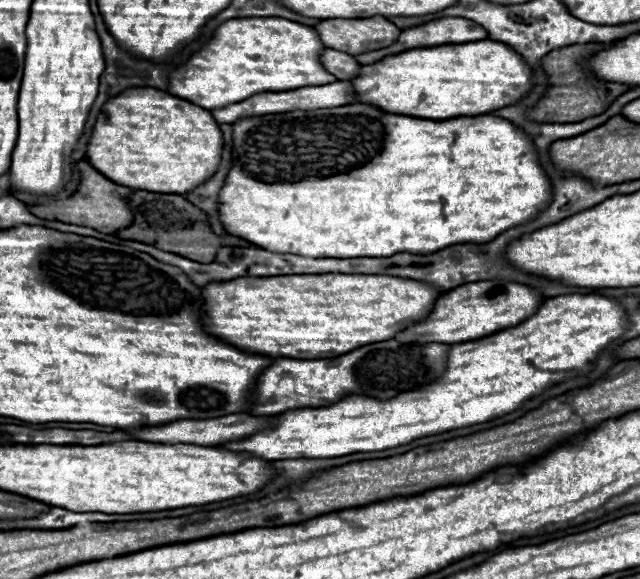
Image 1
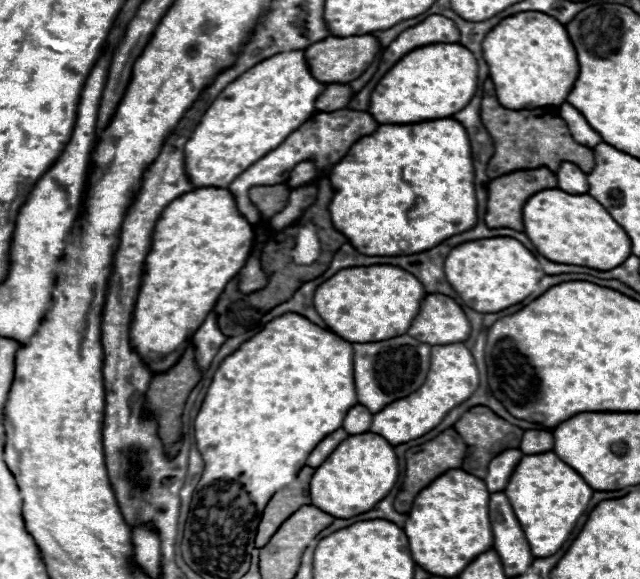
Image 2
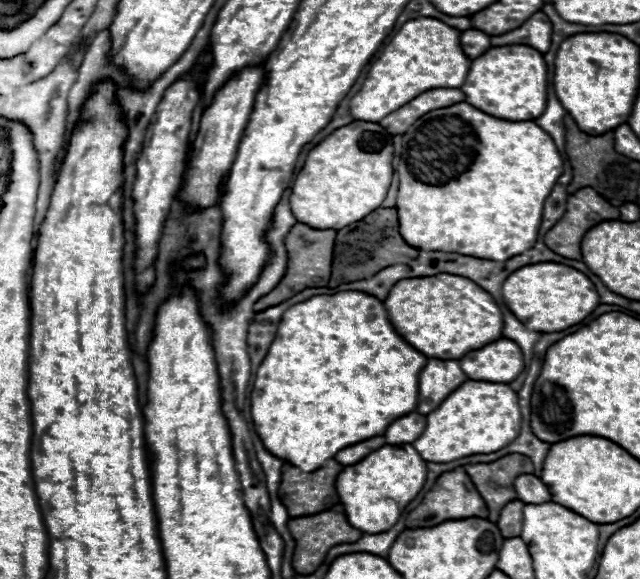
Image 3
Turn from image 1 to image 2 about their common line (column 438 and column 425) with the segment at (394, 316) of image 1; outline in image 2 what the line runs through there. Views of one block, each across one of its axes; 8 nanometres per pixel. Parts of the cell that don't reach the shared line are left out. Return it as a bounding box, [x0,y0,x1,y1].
[314,266,424,344]

